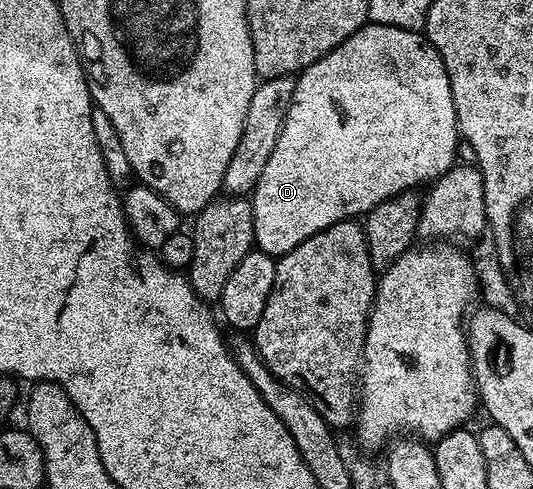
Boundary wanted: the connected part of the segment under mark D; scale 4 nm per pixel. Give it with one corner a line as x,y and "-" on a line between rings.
365,23
362,29
361,26
354,28
353,34
343,43
339,43
339,47
323,55
323,59
311,63
311,67
301,70
297,77
295,91
291,95
291,107
287,107
287,119
283,123
283,131
279,131
279,143
275,143
275,151
271,151
271,159
267,159
267,167
263,175
259,175
259,183
251,194
253,240
256,248
262,253
269,253
274,259
279,258
287,251
299,247
303,239
311,239
311,235
335,223
364,218
385,200
405,190
416,190
424,181
434,182
458,160
457,141
459,145
455,103
451,99
451,83
447,79
447,71
443,67
439,51
435,51
435,47
425,38
424,32
372,23

